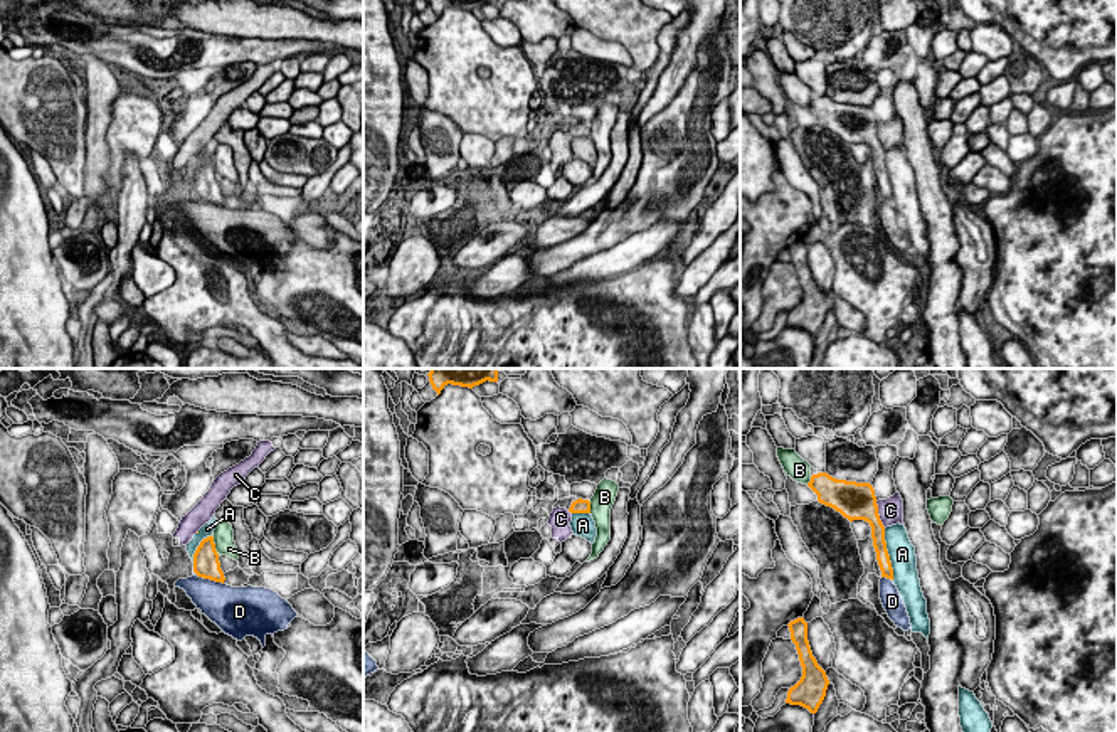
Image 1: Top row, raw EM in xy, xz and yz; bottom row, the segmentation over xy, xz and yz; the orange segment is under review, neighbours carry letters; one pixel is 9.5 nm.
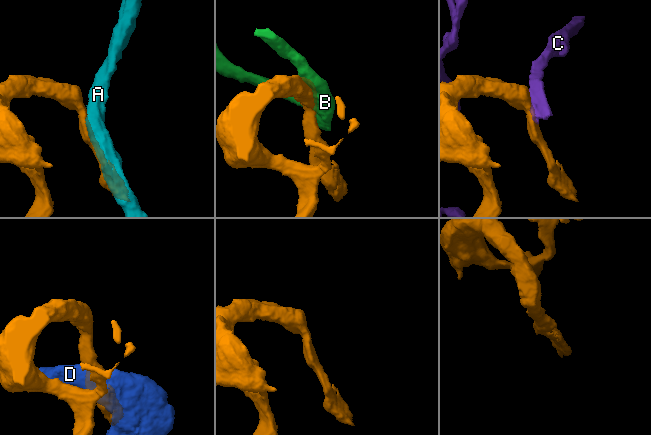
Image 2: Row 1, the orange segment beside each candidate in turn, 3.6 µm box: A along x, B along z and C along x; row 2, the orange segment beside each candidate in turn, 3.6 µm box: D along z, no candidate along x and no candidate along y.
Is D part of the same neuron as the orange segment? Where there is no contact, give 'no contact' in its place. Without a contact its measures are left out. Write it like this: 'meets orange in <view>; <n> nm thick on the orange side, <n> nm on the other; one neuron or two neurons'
meets orange in xy; 260 nm thick on the orange side, 380 nm on the other; one neuron

